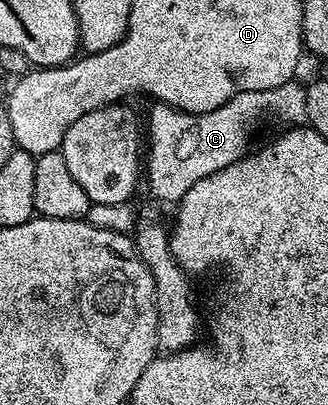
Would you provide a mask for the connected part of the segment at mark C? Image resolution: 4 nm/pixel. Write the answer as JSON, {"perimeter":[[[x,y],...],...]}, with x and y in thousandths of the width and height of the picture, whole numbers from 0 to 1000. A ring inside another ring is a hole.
{"perimeter":[[[890,198],[857,207],[845,217],[820,217],[817,222],[799,222],[796,227],[735,227],[723,237],[710,237],[686,257],[674,257],[674,267],[662,267],[649,277],[613,277],[610,281],[579,281],[561,272],[543,272],[524,262],[506,262],[497,252],[473,252],[463,259],[460,272],[460,351],[454,341],[454,370],[460,360],[460,375],[454,390],[442,405],[442,459],[460,467],[460,479],[473,489],[488,489],[497,499],[521,499],[521,504],[540,504],[564,484],[564,474],[576,474],[576,464],[588,464],[588,454],[601,454],[601,444],[625,444],[625,435],[649,435],[649,425],[674,425],[674,415],[698,415],[698,405],[729,398],[732,390],[744,388],[747,373],[756,368],[753,348],[765,341],[765,321],[777,321],[790,309],[799,306],[811,291],[854,291],[857,299],[875,301],[863,306],[912,306],[927,299],[936,289],[936,269],[930,267],[930,237],[936,235],[933,220],[918,210],[909,212],[909,200]]]}

